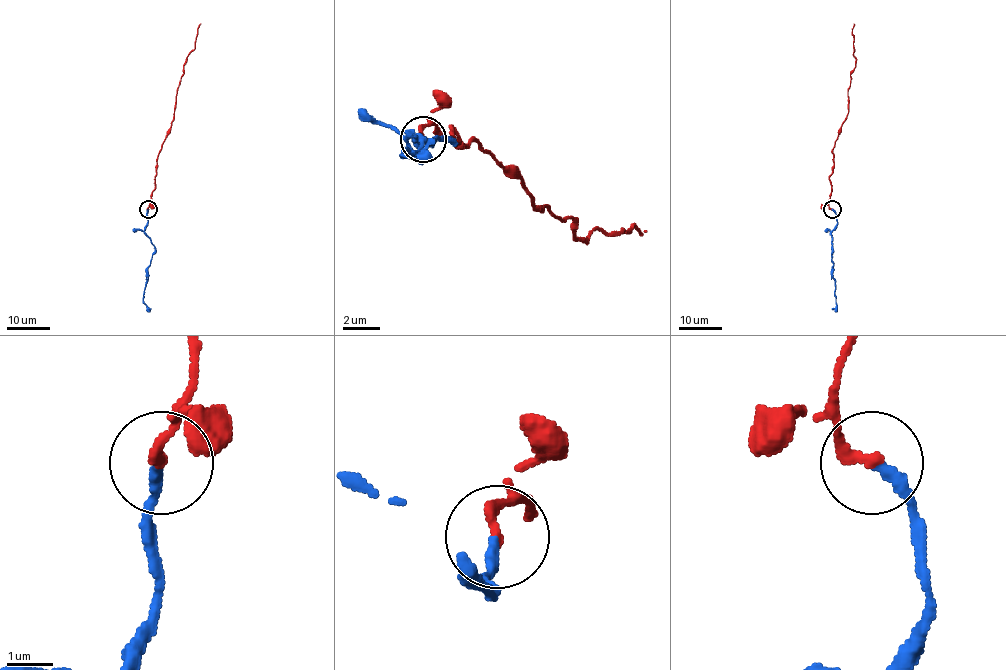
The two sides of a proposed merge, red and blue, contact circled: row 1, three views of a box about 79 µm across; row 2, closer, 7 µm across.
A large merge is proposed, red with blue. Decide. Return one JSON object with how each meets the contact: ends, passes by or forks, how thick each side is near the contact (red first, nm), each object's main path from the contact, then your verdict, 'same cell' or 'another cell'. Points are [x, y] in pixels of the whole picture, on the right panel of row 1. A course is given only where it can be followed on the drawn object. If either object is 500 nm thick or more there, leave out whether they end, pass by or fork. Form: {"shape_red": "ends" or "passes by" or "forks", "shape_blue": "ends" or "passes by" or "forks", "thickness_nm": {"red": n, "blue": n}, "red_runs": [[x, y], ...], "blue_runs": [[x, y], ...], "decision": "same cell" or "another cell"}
{"shape_red": "ends", "shape_blue": "ends", "thickness_nm": {"red": 240, "blue": 240}, "red_runs": [[831, 209], [828, 202], [833, 148], [848, 113], [848, 88], [855, 62], [853, 23]], "blue_runs": [[831, 209], [837, 220], [831, 234], [836, 303], [831, 309]], "decision": "same cell"}

